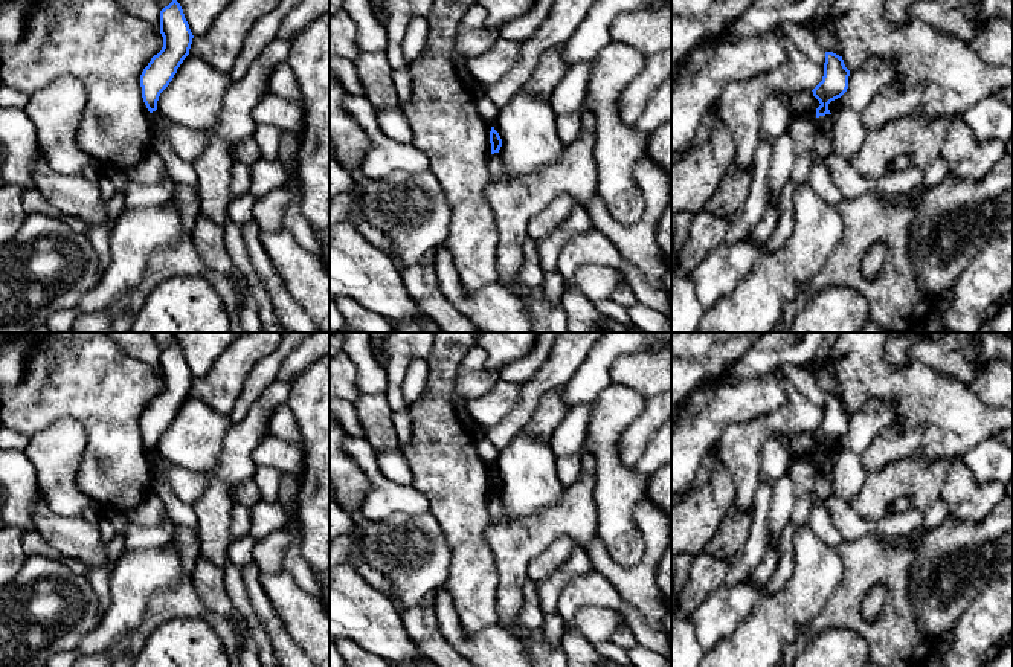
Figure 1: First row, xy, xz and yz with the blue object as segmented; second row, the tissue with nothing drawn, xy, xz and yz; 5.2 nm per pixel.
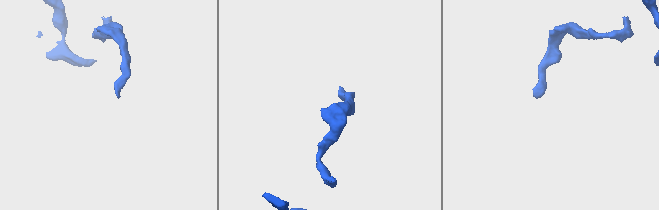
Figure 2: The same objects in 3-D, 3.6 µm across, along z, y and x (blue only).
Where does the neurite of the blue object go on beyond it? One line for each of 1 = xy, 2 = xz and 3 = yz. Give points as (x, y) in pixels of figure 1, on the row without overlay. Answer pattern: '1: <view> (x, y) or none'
1: none
2: none
3: none

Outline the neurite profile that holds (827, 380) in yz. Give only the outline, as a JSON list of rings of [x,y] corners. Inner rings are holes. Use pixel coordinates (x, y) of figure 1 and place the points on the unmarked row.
[[[827,362],[816,368],[816,380],[825,394],[842,398],[842,385]]]

